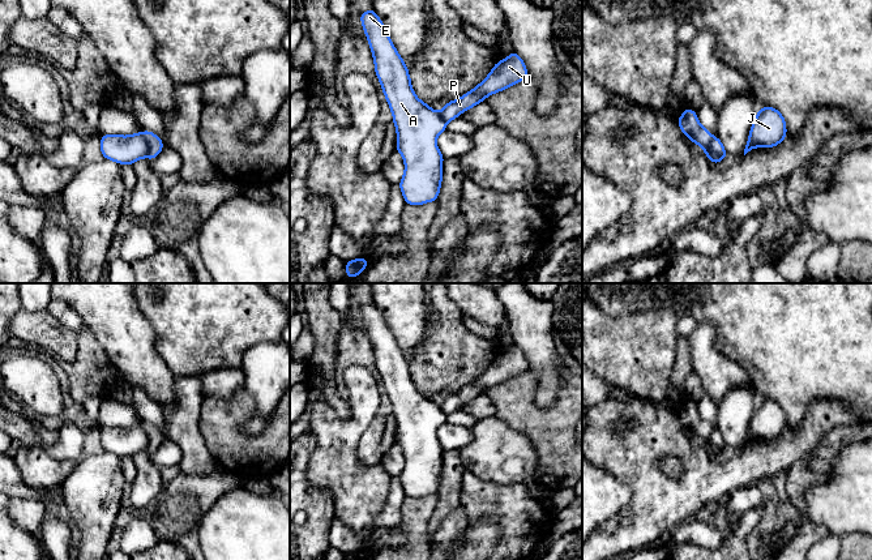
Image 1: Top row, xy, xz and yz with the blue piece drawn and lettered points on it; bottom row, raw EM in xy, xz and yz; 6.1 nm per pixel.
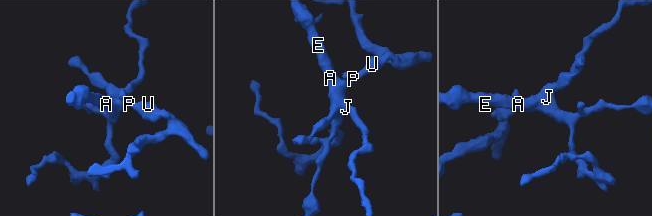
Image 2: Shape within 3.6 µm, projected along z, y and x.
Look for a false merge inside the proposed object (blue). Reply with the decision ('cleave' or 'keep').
cleave

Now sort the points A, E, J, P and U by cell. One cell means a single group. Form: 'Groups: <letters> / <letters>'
Groups: A E J / P U

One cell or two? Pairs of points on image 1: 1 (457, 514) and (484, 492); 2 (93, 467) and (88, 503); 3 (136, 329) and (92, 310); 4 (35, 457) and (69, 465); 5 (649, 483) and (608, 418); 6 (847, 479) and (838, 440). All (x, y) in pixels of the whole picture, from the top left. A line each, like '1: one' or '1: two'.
1: two
2: one
3: one
4: one
5: one
6: two

